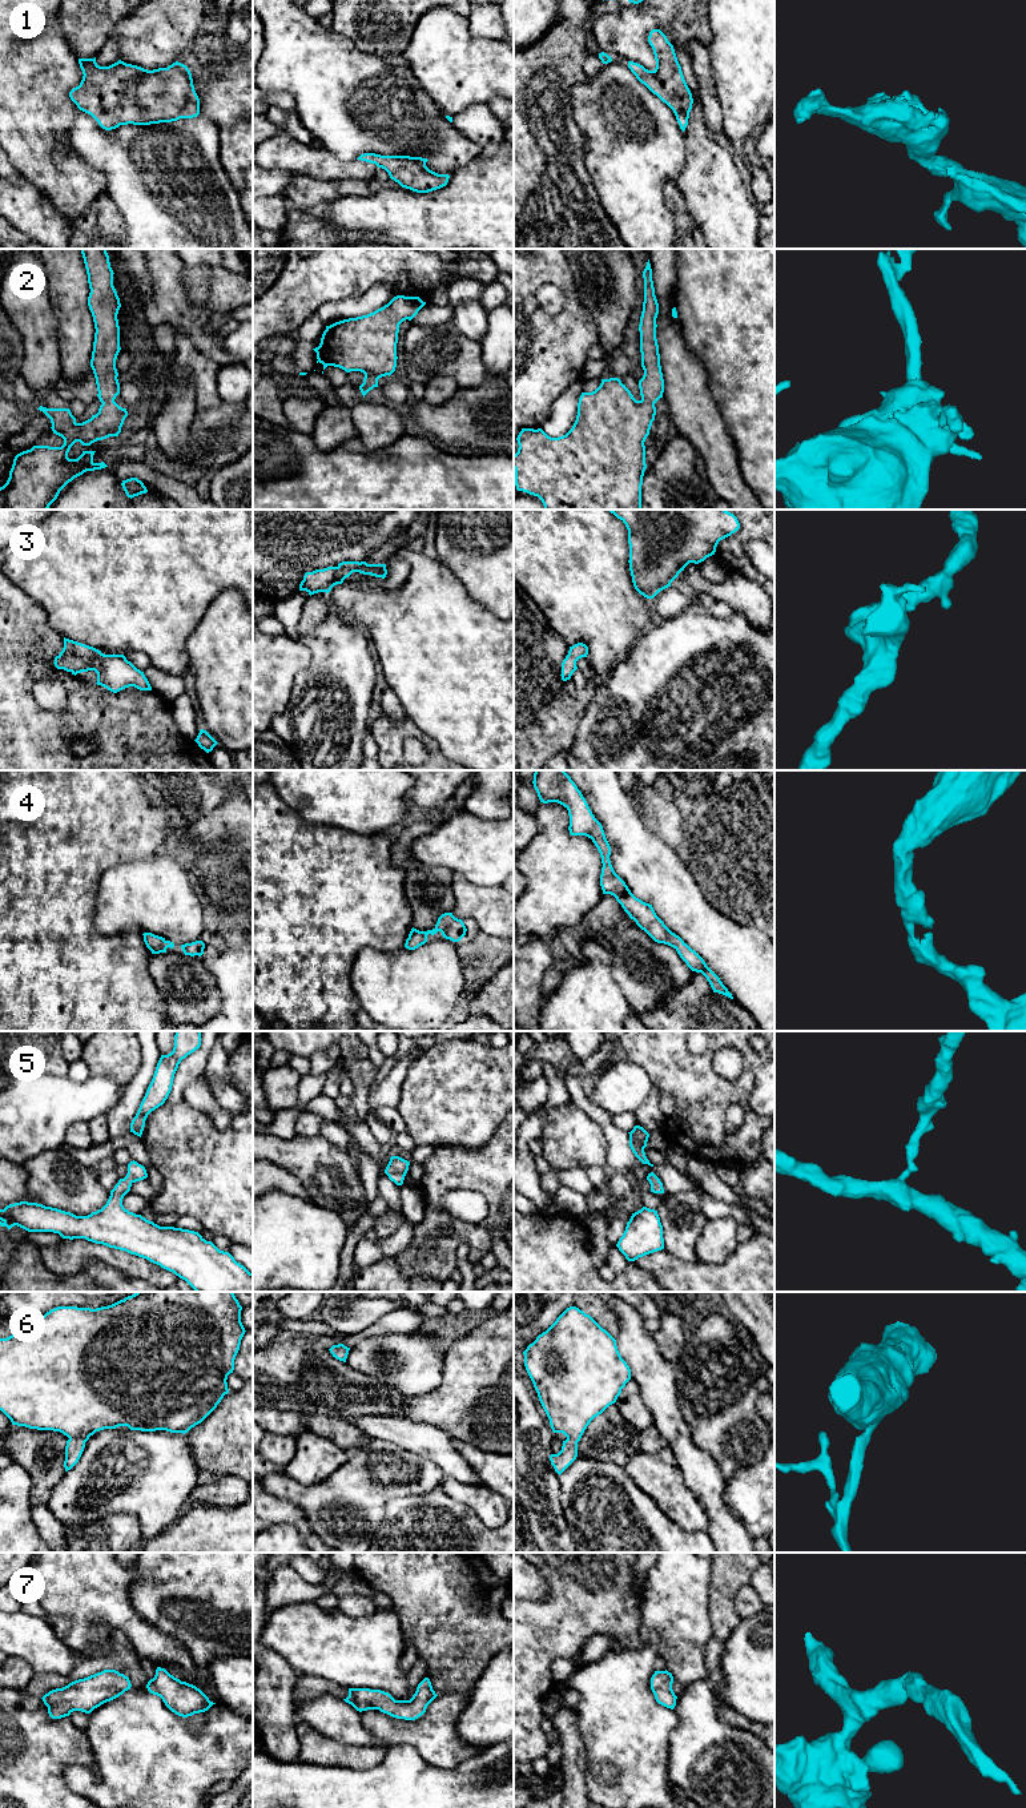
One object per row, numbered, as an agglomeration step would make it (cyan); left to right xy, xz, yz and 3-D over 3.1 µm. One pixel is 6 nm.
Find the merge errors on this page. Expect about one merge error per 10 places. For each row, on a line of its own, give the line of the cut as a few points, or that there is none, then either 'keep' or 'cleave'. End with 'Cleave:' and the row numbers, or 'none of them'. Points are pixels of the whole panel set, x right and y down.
1: no cut | keep
2: no cut | keep
3: no cut | keep
4: no cut | keep
5: no cut | keep
6: no cut | keep
7: no cut | keep
Cleave: none of them

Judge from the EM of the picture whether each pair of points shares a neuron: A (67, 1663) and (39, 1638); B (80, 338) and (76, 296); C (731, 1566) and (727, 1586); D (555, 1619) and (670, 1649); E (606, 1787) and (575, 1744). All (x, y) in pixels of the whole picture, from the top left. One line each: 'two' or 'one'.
A: one
B: one
C: one
D: two
E: two

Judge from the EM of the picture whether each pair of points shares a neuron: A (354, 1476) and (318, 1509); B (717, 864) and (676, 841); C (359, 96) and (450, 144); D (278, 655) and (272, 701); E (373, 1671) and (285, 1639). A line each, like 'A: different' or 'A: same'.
A: same
B: different
C: same
D: same
E: same

